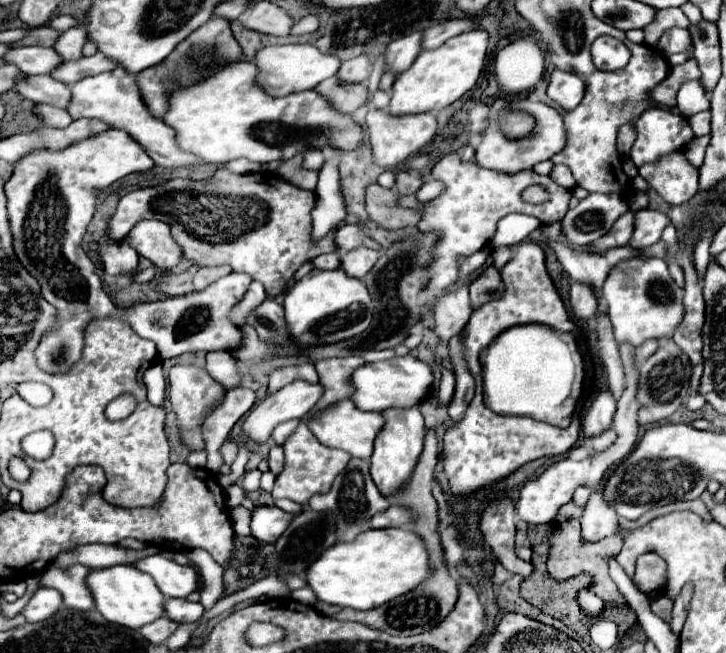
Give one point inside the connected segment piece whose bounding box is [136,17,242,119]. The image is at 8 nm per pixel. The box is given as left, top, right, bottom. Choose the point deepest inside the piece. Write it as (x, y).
(200, 54)

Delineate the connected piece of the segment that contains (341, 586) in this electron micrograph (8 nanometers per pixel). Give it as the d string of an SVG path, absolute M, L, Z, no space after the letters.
M368 529L362 531L354 541L338 541L336 545L330 545L306 569L306 583L318 601L340 607L372 609L414 589L426 577L430 577L430 573L432 569L428 563L426 545L414 531Z

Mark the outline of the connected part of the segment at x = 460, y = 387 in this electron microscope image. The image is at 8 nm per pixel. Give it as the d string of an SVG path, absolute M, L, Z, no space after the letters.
M460 335L452 337L450 343L450 359L452 359L452 365L454 365L454 373L456 373L456 389L454 389L454 397L452 397L452 403L448 405L448 413L454 421L462 419L472 395L474 395L474 379L472 375L468 373L466 369L466 363L462 359L462 341L460 341Z

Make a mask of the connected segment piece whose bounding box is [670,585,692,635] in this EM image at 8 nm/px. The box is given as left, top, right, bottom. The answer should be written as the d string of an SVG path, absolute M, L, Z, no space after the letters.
M684 585L684 589L680 591L680 597L676 597L676 601L674 601L674 615L672 615L672 625L670 625L674 635L680 635L680 631L682 631L682 625L688 615L690 599L692 599L692 585Z

